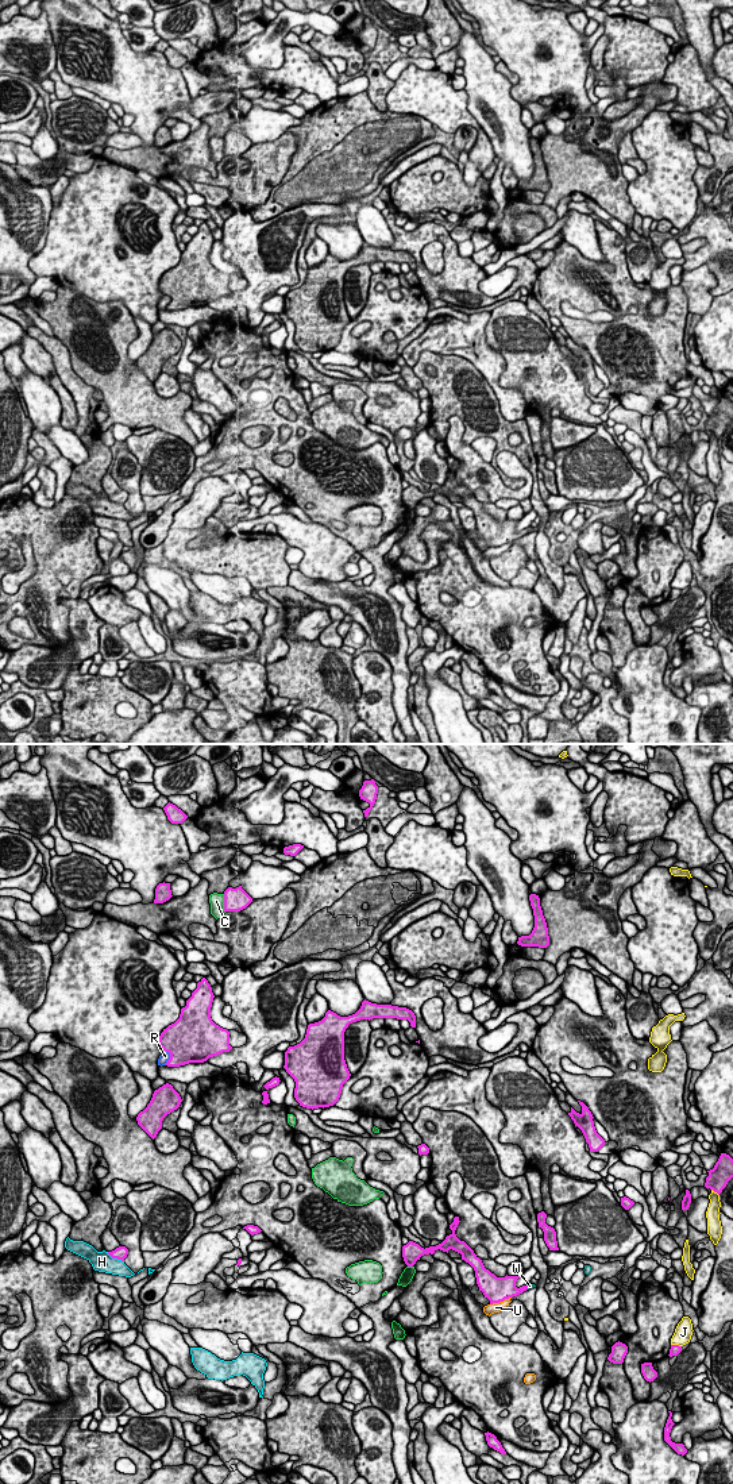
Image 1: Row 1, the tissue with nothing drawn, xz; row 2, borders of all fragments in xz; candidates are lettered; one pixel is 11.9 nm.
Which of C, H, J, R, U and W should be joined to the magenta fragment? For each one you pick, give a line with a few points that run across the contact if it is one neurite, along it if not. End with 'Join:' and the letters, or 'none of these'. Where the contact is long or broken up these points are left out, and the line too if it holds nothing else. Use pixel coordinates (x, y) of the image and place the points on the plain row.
W: xz (506, 532), (527, 531), (529, 530)
Join: W

